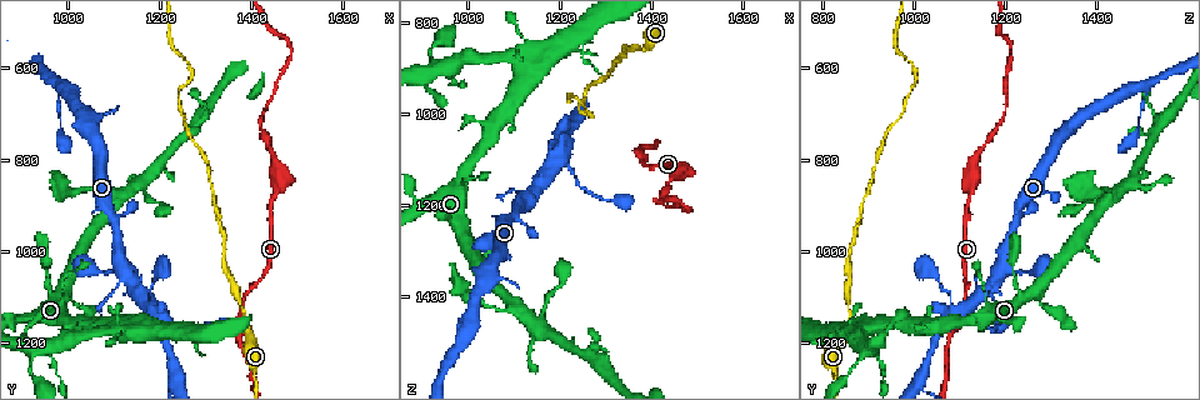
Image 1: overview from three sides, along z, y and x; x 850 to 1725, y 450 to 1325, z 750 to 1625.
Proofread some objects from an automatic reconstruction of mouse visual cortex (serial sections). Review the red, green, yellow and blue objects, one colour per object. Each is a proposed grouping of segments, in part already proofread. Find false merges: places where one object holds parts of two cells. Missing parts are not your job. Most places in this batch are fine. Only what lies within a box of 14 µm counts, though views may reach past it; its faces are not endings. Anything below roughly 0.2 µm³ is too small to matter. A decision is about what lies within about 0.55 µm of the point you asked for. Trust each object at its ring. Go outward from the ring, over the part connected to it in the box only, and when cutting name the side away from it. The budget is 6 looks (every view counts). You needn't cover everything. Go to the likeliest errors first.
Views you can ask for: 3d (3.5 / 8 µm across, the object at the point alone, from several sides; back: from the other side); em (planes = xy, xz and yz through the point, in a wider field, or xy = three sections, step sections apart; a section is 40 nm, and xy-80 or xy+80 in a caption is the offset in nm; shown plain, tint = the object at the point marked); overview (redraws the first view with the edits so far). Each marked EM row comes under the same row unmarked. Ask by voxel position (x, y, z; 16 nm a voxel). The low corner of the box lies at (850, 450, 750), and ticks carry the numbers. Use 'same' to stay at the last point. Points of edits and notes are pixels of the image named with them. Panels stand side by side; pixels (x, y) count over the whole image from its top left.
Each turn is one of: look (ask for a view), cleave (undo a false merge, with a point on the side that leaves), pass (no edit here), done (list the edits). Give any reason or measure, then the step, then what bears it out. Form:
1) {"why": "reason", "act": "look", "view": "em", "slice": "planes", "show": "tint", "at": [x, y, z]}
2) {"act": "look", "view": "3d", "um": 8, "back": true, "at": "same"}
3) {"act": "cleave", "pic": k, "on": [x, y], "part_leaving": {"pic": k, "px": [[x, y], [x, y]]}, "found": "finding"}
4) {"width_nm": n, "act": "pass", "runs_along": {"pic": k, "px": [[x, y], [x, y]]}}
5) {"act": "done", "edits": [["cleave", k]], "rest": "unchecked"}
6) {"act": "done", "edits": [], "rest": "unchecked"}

{"why": "three-way junction", "act": "look", "view": "3d", "um": 3.5, "at": [1175, 1120, 1090]}

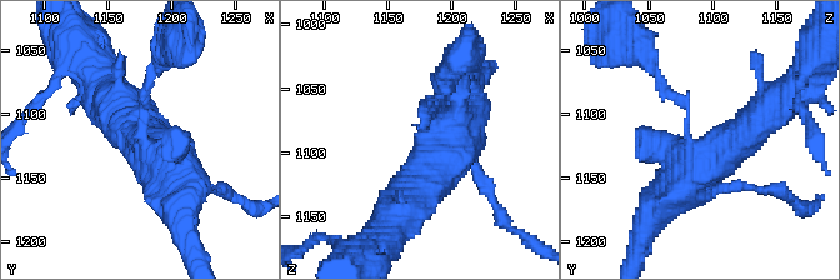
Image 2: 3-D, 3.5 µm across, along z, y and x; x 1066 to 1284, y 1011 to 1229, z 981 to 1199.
{"act": "look", "view": "em", "slice": "xy", "step": 3, "show": "tint", "at": [1182, 1126, 1084]}

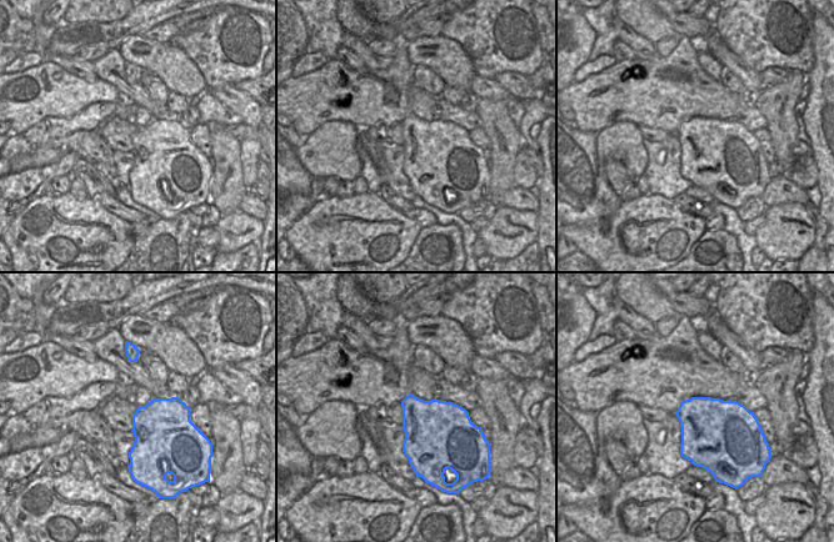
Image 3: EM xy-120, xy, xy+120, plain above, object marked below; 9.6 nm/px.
{"act": "pass", "runs_along": {"pic": 2, "px": [[761, 118], [685, 171], [650, 216]]}, "found": "one cell here"}

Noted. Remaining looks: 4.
{"why": "thick turns thin", "act": "look", "view": "em", "slice": "xy", "step": 2, "show": "tint", "at": [930, 1210, 895]}

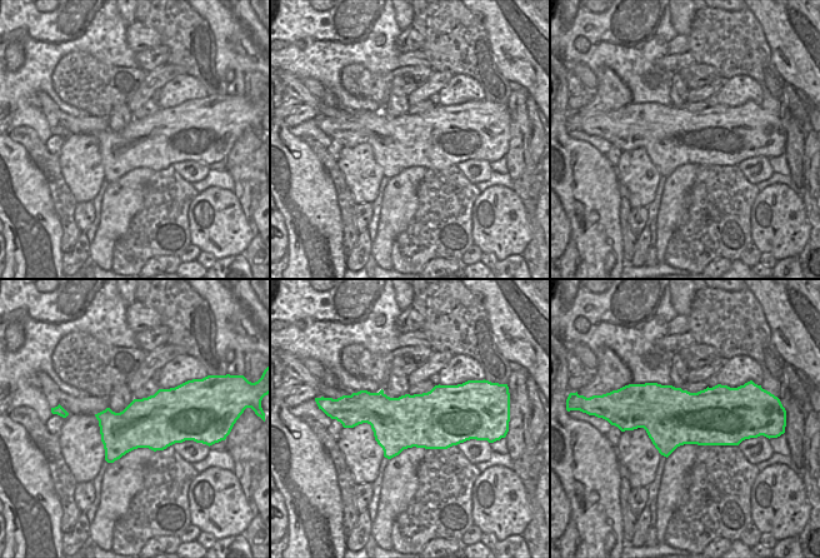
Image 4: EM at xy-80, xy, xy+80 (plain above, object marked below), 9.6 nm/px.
{"why": "wider look", "act": "look", "view": "3d", "um": 3.5, "back": true, "at": "same"}

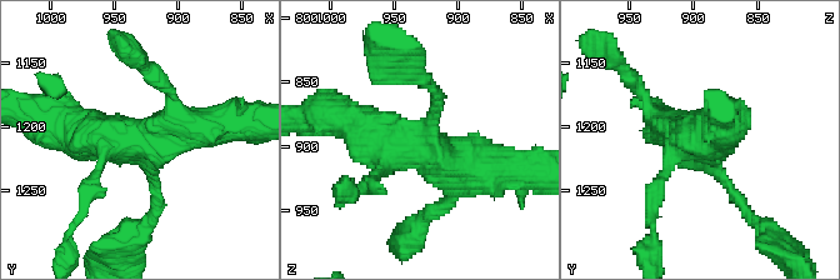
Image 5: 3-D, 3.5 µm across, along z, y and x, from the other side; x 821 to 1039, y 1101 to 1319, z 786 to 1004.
{"arm_widths_nm": [150, 150, 500, 600], "act": "pass", "runs_along": {"pic": 5, "px": [[344, 119], [451, 166], [485, 166]]}, "found": "one cell here"}

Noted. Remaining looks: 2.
{"act": "done", "edits": [], "rest": "unchecked"}

